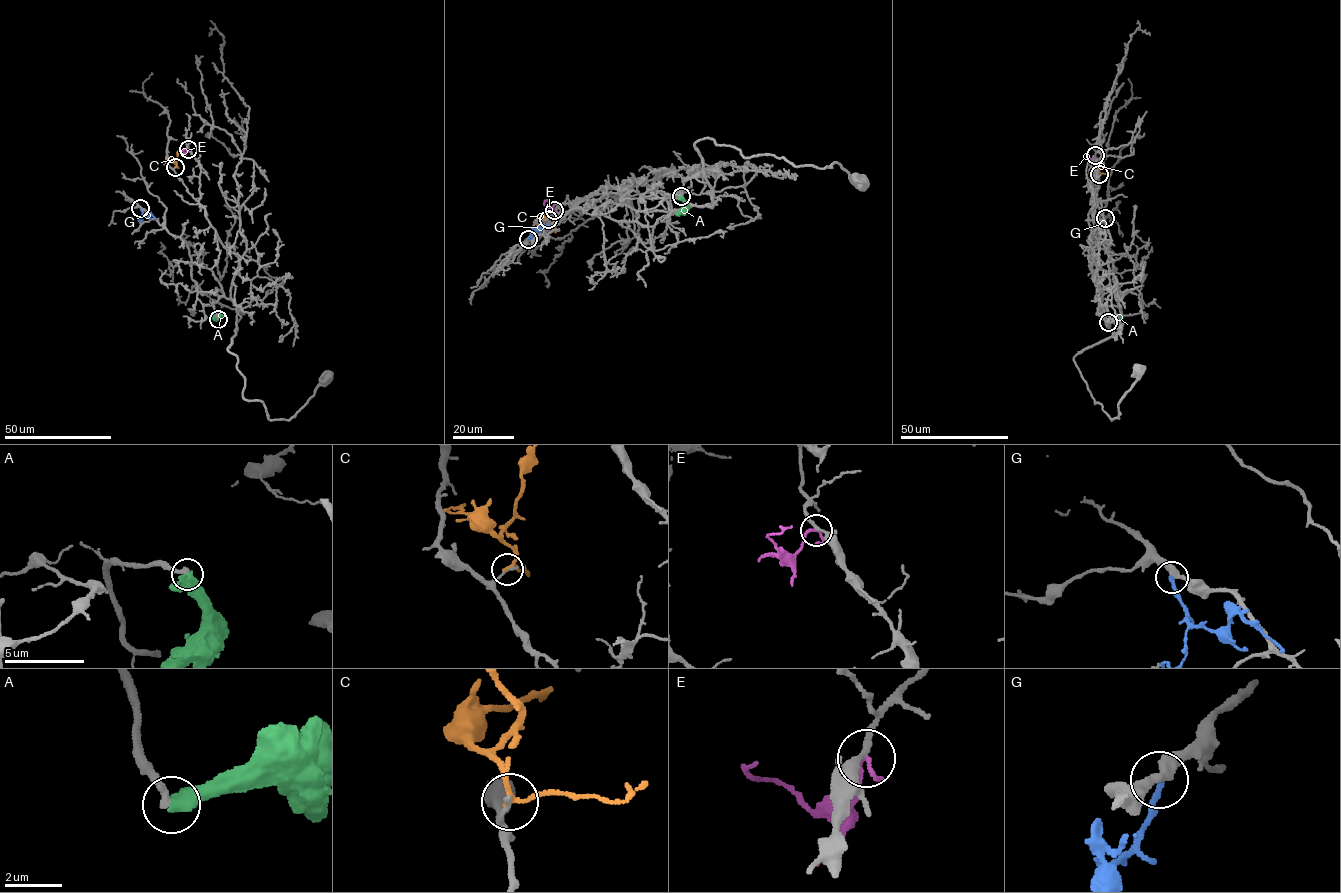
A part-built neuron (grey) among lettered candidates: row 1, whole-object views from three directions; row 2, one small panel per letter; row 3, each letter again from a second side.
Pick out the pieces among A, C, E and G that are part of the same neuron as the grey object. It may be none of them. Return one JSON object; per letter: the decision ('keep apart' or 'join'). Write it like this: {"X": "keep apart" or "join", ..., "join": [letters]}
{"A": "keep apart", "C": "keep apart", "E": "keep apart", "G": "keep apart", "join": []}

